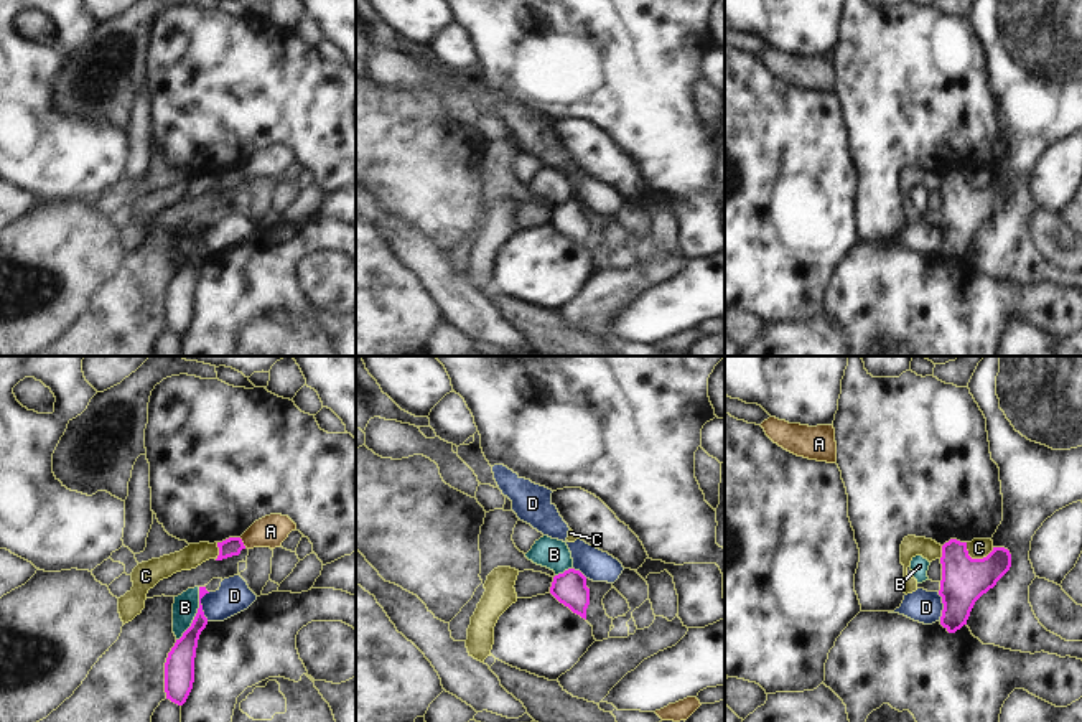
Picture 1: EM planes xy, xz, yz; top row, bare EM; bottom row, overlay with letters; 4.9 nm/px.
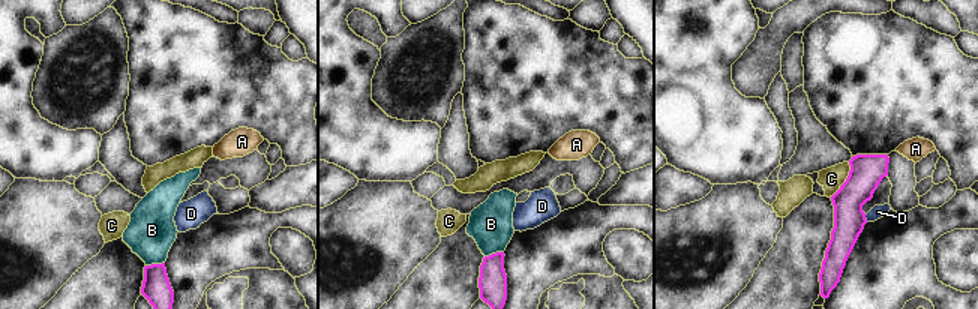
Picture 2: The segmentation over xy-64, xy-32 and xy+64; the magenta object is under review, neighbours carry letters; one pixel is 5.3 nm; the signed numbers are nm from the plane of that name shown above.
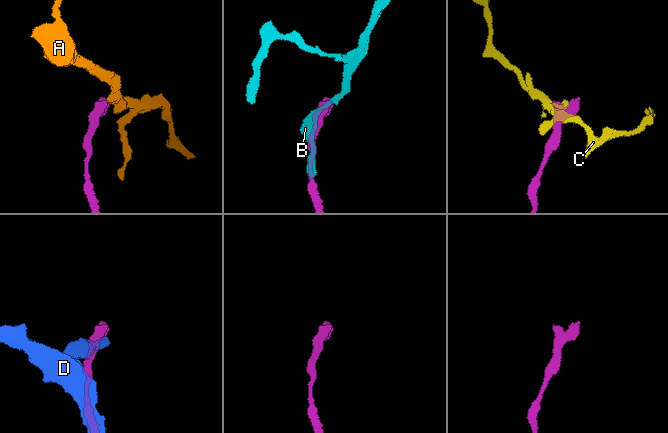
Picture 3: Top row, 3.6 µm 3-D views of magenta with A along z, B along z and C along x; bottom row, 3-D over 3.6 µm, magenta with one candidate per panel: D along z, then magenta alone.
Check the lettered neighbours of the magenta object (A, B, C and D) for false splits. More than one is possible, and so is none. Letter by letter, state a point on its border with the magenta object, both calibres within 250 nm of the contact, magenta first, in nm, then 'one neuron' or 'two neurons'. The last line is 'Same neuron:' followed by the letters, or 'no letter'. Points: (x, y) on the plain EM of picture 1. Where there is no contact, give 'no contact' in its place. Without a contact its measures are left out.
A: meets magenta in xy at (242, 173); 90 nm thick on the magenta side, 160 nm on the other; two neurons
B: meets magenta in xy at (196, 244); 140 nm thick on the magenta side, 120 nm on the other; two neurons
C: meets magenta in yz at (975, 190); 220 nm thick on the magenta side, 100 nm on the other; two neurons
D: meets magenta in xy at (201, 238); 120 nm thick on the magenta side, 160 nm on the other; two neurons
Same neuron: no letter

